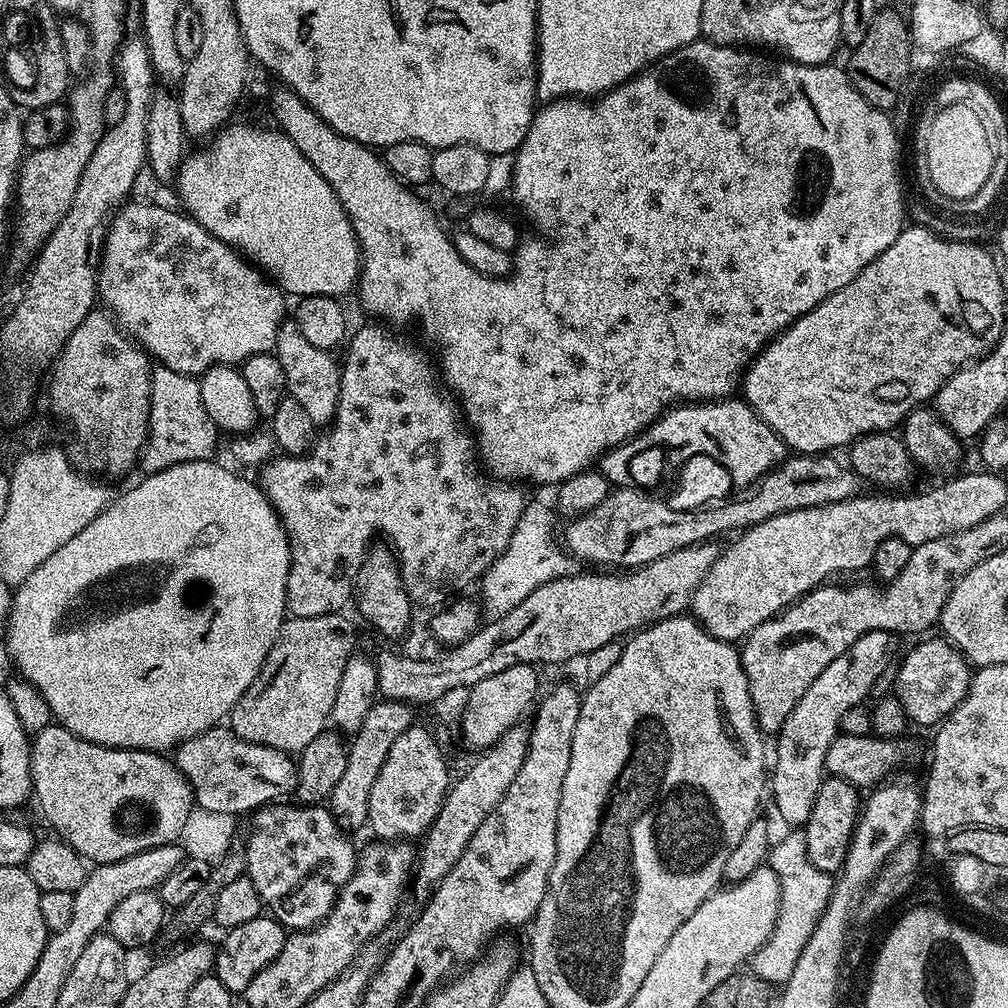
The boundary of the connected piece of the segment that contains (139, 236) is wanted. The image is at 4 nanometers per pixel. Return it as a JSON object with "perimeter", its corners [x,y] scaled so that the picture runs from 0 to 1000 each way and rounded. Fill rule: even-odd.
{"perimeter":[[[124,201],[114,207],[113,213],[107,219],[103,231],[103,240],[97,251],[95,289],[98,297],[107,301],[105,303],[106,309],[113,314],[116,322],[124,330],[134,334],[138,344],[142,345],[152,358],[158,359],[171,368],[177,368],[181,372],[193,375],[214,361],[234,363],[243,357],[247,357],[250,353],[255,353],[261,349],[270,349],[274,343],[274,331],[284,315],[284,311],[282,311],[283,291],[259,267],[247,261],[239,251],[231,248],[227,242],[221,242],[216,236],[209,234],[196,219],[191,218],[182,209],[170,210],[169,207],[158,206],[155,202],[131,201]]]}

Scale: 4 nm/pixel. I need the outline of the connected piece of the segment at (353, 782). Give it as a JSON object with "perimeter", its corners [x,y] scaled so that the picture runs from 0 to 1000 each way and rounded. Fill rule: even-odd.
{"perimeter":[[[392,692],[380,694],[370,698],[367,708],[363,708],[359,720],[345,738],[343,765],[339,767],[339,772],[335,772],[335,780],[331,780],[327,791],[329,809],[345,823],[357,820],[360,822],[364,818],[367,784],[371,784],[375,764],[379,764],[379,756],[383,756],[383,748],[387,748],[387,740],[391,740],[392,734],[411,718],[410,699],[401,698]]]}

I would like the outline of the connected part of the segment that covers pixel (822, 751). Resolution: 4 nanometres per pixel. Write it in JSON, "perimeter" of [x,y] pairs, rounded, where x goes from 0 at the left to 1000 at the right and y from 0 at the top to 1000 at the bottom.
{"perimeter":[[[874,626],[860,627],[858,631],[851,633],[847,641],[831,649],[831,653],[827,653],[827,657],[823,657],[823,661],[819,661],[819,665],[815,665],[815,669],[812,669],[808,677],[804,677],[800,688],[792,692],[792,700],[784,704],[784,712],[780,712],[773,726],[769,727],[770,759],[767,762],[765,759],[764,762],[764,786],[765,789],[766,786],[770,789],[771,808],[784,817],[782,819],[797,819],[802,816],[804,806],[808,804],[808,794],[812,792],[812,784],[819,772],[819,744],[823,744],[823,736],[827,736],[827,732],[834,729],[833,717],[839,704],[857,698],[862,693],[864,682],[870,677],[871,671],[886,658],[885,635],[886,628]]]}

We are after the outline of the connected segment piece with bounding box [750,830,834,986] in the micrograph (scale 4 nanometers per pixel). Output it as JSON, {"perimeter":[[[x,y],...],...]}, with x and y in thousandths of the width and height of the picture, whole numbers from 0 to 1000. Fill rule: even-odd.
{"perimeter":[[[784,823],[771,838],[763,844],[762,859],[774,868],[774,901],[769,921],[764,931],[749,945],[744,953],[747,967],[763,973],[768,978],[780,976],[788,964],[792,950],[810,921],[814,907],[822,897],[827,884],[826,870],[812,863],[800,847],[799,827],[796,823]]]}

